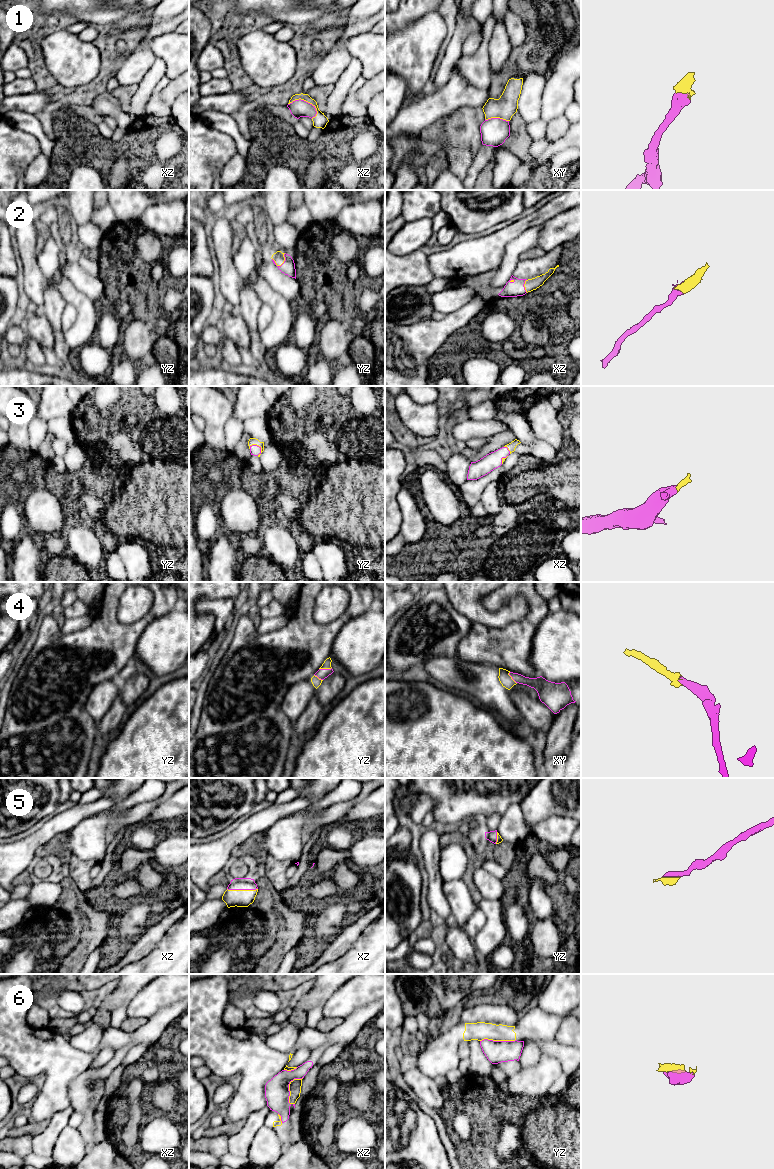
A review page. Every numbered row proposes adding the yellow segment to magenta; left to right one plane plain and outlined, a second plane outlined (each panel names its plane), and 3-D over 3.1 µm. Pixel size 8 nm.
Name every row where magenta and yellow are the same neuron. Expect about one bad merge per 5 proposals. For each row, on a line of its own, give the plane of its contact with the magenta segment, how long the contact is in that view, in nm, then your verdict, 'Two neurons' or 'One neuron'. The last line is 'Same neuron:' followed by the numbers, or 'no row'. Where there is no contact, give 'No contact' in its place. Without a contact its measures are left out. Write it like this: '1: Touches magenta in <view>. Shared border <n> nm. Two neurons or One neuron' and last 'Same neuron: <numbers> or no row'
1: Touches magenta in xz. Shared border 260 nm. One neuron
2: Touches magenta in yz. Shared border 130 nm. One neuron
3: Touches magenta in yz. Shared border 120 nm. One neuron
4: Touches magenta in yz. Shared border 110 nm. One neuron
5: Touches magenta in xz. Shared border 240 nm. One neuron
6: Touches magenta in yz. Shared border 280 nm. Two neurons
Same neuron: 1, 2, 3, 4, 5

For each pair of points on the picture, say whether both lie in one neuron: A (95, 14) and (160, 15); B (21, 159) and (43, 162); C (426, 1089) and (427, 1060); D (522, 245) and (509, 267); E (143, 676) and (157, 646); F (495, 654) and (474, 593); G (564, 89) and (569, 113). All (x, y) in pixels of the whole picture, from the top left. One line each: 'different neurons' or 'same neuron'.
A: different neurons
B: different neurons
C: different neurons
D: same neuron
E: different neurons
F: different neurons
G: different neurons

